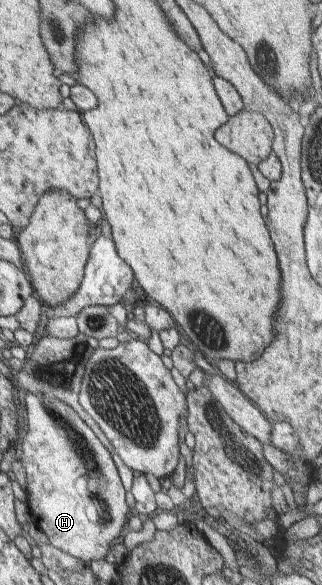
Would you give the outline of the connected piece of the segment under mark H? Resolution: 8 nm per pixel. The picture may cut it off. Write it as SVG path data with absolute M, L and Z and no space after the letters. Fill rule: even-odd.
M24 391L25 410L27 410L27 416L25 417L27 424L27 432L23 438L23 456L21 457L21 463L25 468L26 474L26 492L27 492L27 506L29 506L29 512L31 512L31 521L36 524L39 530L47 536L49 543L55 546L59 551L72 555L74 558L89 564L95 560L105 559L109 552L111 552L111 542L117 539L121 534L121 529L127 522L129 515L132 513L126 503L126 491L124 490L123 484L119 477L119 472L113 461L113 456L109 453L109 450L101 444L101 440L95 436L95 432L83 422L79 414L52 395L45 395L42 393L33 394L33 392Z

